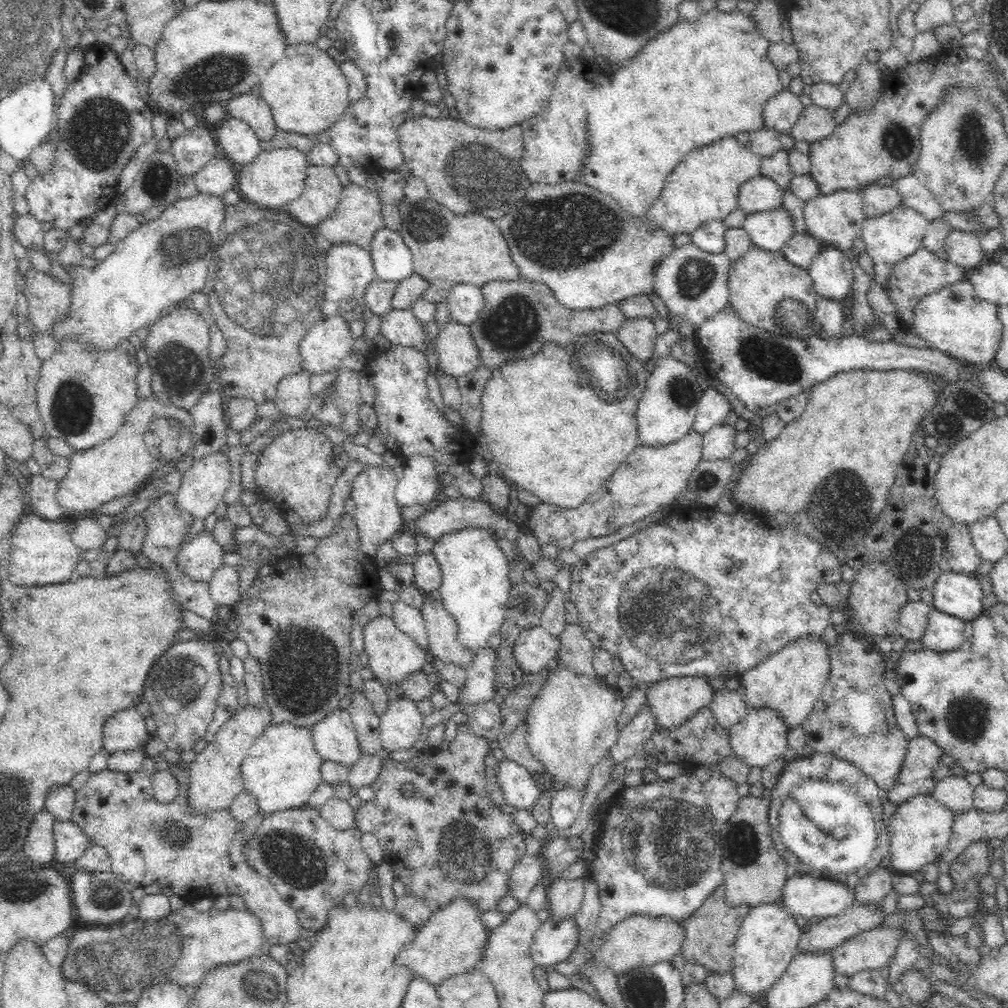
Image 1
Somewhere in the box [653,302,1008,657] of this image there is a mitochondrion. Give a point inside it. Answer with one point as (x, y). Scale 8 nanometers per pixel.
(839, 507)

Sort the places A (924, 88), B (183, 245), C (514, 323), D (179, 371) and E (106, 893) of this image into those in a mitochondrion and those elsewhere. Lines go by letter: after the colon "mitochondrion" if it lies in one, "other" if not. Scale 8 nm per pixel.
A: other
B: mitochondrion
C: mitochondrion
D: mitochondrion
E: mitochondrion

